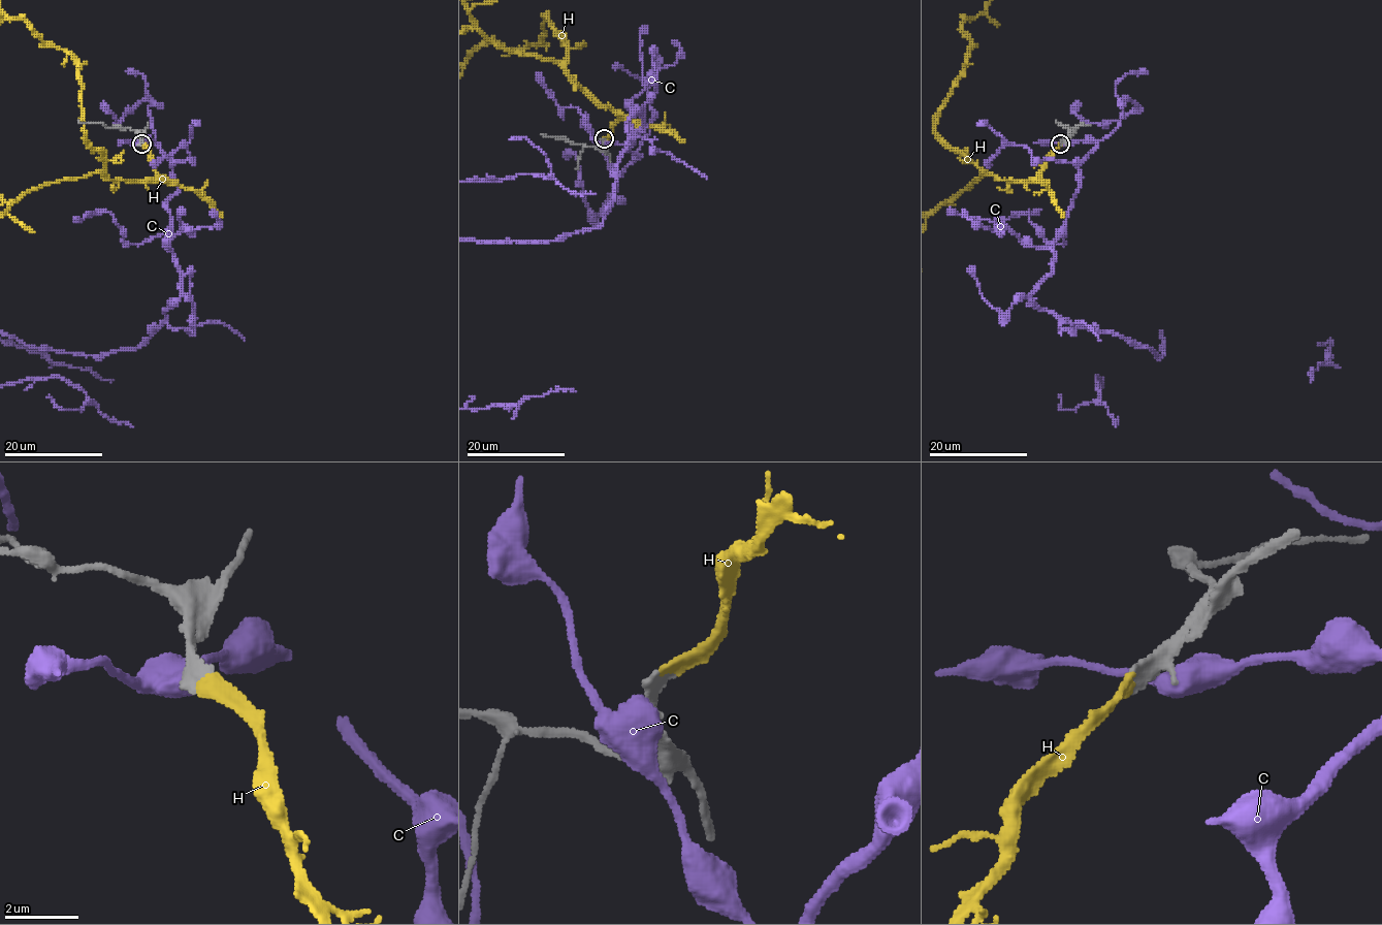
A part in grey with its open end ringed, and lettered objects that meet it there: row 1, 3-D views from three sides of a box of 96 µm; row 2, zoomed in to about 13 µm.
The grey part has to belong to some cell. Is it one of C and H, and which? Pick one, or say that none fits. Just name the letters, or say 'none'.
H

